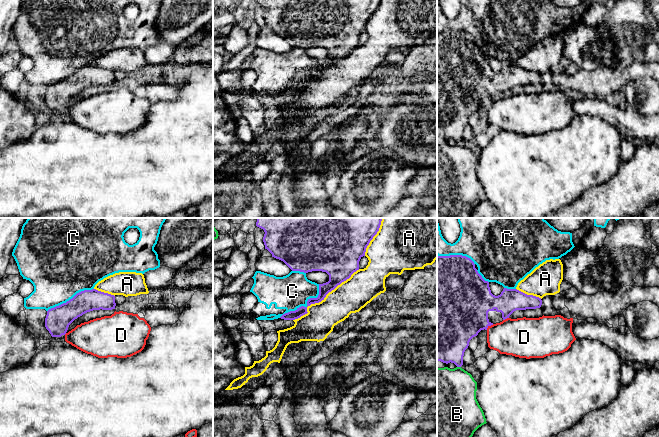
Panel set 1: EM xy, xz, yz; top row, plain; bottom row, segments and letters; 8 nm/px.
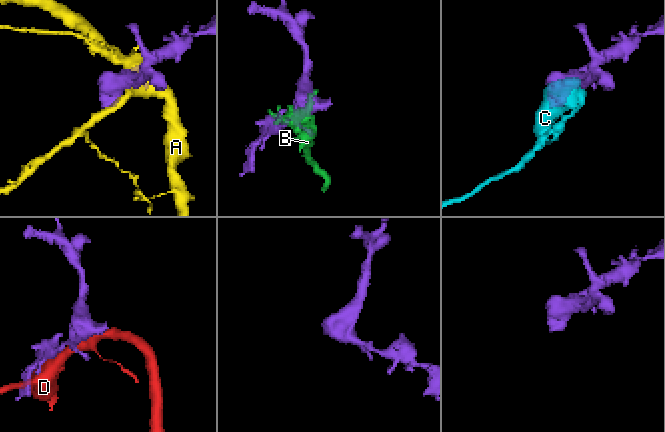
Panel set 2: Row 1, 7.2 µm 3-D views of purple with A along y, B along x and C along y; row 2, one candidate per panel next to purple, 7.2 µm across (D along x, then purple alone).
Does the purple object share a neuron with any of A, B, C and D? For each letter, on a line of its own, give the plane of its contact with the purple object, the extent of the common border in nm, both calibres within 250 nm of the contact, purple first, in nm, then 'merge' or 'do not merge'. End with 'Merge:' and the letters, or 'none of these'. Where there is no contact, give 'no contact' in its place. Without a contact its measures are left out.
A: meets purple in xz; contact 700 nm long; 170 nm thick on the purple side, 260 nm on the other; do not merge
B: meets purple in yz; contact 30 nm long; 360 nm thick on the purple side, 440 nm on the other; do not merge
C: meets purple in xz; contact 420 nm long; 90 nm thick on the purple side, 280 nm on the other; do not merge
D: meets purple in yz; contact 80 nm long; 420 nm thick on the purple side, 300 nm on the other; do not merge
Merge: none of these

